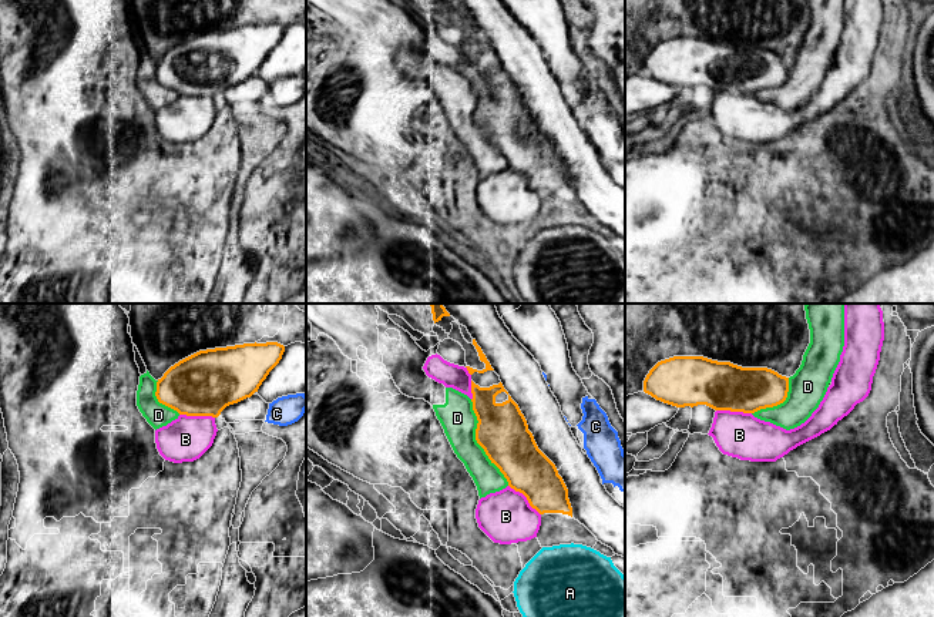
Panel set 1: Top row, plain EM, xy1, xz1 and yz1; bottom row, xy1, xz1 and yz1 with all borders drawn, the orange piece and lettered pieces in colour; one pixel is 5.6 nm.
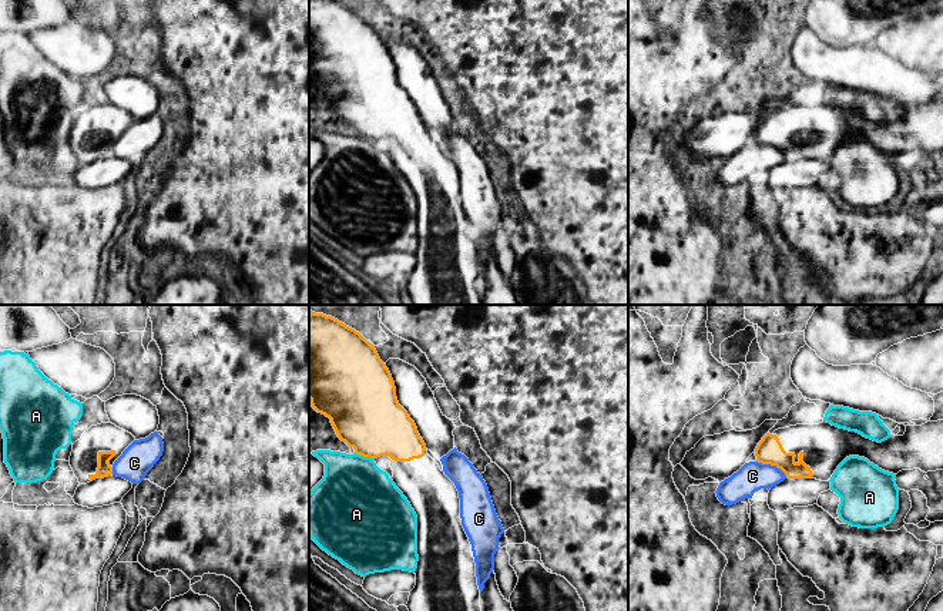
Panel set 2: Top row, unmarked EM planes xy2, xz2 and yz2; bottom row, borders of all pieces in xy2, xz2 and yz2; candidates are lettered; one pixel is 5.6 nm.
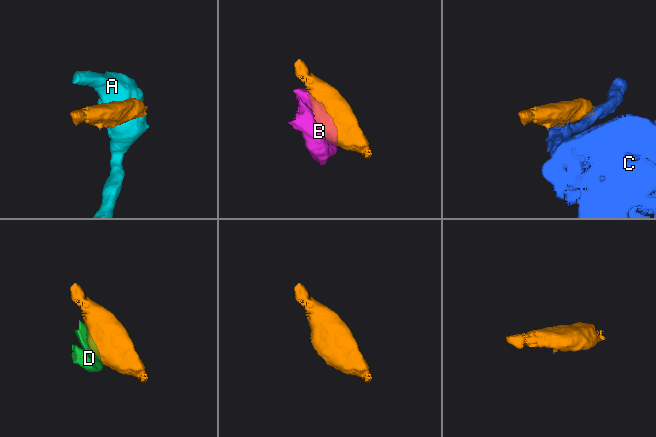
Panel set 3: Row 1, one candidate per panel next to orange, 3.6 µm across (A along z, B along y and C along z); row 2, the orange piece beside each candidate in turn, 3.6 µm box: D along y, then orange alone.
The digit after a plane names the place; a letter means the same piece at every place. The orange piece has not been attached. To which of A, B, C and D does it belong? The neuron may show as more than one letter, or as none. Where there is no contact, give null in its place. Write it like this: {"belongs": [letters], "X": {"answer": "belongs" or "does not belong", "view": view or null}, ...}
{"belongs": [], "A": {"answer": "does not belong", "view": "xz2"}, "B": {"answer": "does not belong", "view": "xz1"}, "C": {"answer": "does not belong", "view": "yz2"}, "D": {"answer": "does not belong", "view": "xz1"}}

